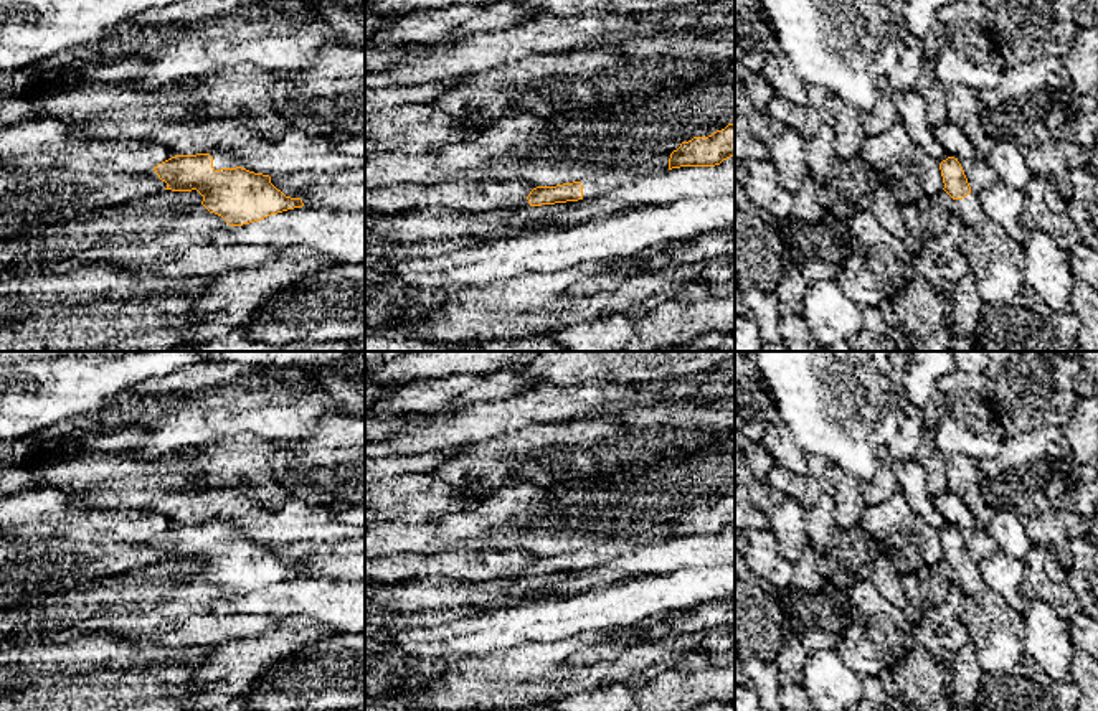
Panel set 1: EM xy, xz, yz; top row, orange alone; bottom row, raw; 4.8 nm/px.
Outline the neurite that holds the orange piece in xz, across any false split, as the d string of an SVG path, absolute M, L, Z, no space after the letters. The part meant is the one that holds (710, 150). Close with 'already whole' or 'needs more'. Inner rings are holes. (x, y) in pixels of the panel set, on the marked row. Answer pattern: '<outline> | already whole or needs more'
M728 124L708 137L693 137L689 142L682 142L670 153L669 170L680 167L715 167L730 157L735 157L735 124Z | already whole

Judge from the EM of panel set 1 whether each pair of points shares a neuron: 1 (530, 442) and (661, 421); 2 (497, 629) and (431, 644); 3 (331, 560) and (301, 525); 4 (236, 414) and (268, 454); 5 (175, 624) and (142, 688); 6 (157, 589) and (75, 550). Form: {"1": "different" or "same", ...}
{"1": "same", "2": "same", "3": "different", "4": "different", "5": "different", "6": "same"}

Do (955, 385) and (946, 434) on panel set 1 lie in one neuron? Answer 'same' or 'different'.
same

